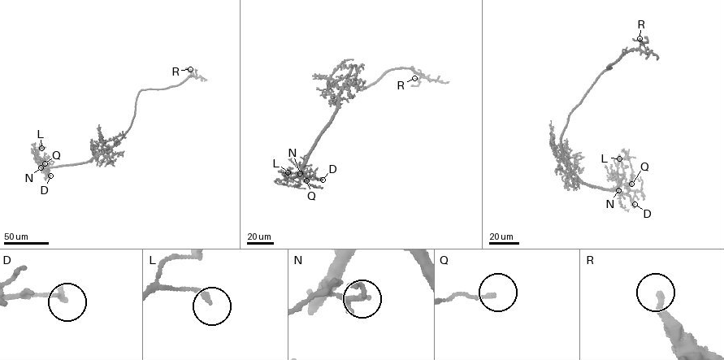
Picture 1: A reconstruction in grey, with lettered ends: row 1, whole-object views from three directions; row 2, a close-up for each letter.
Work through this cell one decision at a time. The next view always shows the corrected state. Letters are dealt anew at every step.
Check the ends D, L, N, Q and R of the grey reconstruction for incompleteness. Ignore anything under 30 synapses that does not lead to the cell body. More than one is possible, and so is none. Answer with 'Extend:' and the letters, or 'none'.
Extend: none

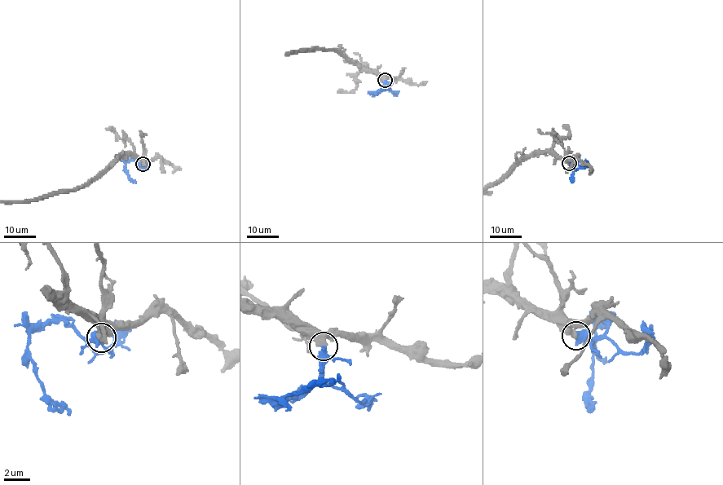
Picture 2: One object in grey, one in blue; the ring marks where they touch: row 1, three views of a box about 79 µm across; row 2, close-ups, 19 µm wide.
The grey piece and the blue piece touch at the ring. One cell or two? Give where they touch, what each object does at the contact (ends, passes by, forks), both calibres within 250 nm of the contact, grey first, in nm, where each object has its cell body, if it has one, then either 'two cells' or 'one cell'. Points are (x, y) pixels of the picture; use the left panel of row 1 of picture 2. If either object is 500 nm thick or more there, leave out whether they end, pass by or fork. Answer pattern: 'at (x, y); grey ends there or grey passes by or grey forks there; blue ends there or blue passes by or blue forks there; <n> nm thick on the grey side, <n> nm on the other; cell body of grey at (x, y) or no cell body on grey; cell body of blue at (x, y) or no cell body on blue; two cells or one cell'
at (143, 164); 550 nm thick on the grey side, 400 nm on the other; no cell body on grey; no cell body on blue; one cell

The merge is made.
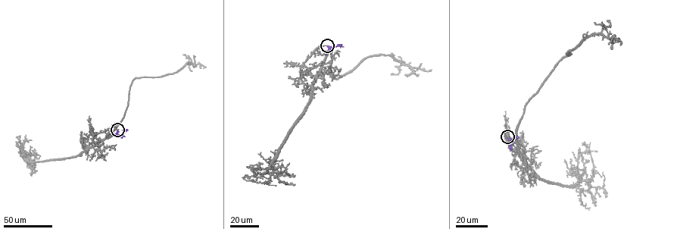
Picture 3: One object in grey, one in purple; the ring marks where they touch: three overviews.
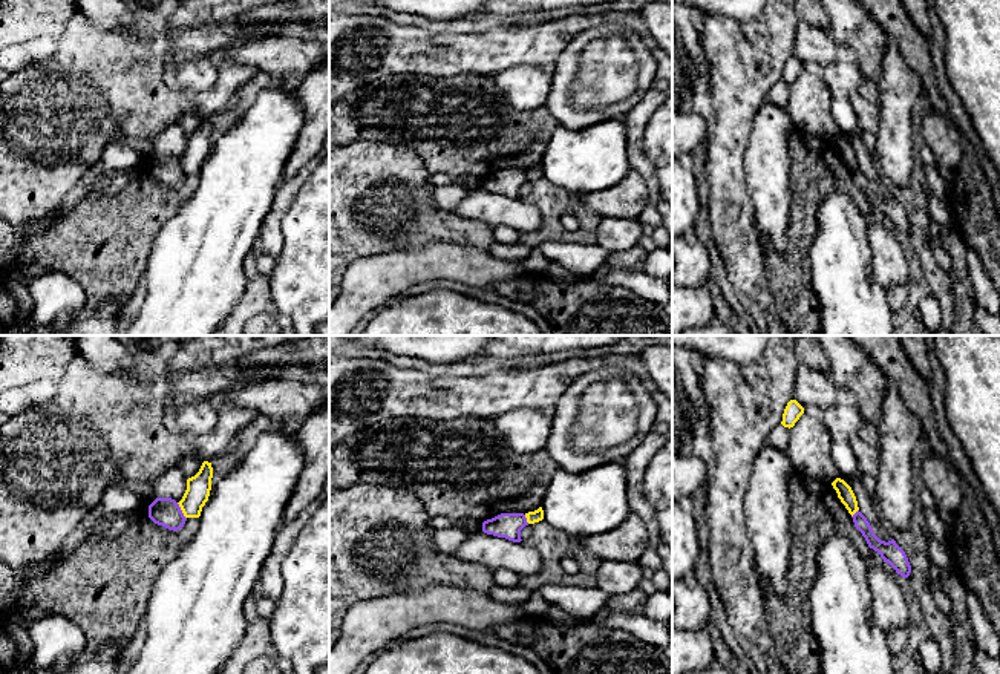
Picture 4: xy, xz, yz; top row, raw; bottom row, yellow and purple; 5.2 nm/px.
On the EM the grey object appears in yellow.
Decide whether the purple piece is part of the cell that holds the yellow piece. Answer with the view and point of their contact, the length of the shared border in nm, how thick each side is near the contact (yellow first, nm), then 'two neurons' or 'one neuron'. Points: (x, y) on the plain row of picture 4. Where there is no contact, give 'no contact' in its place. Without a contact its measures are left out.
contact xy (181, 166); length 100 nm; calibres 130 and 150 nm; two neurons

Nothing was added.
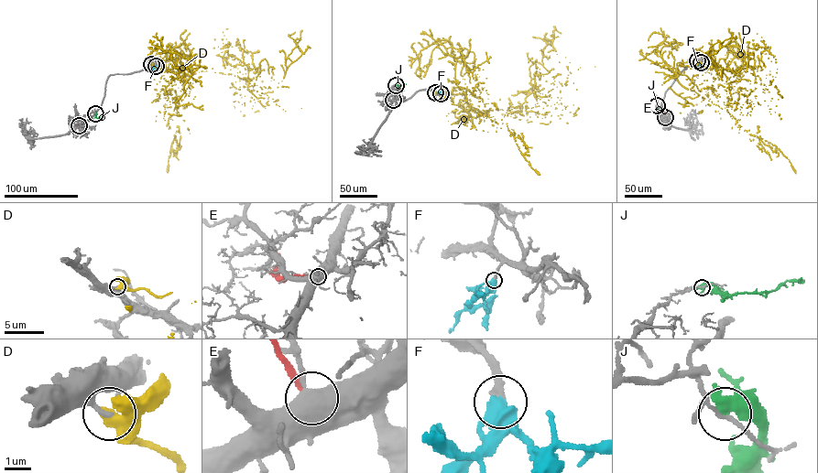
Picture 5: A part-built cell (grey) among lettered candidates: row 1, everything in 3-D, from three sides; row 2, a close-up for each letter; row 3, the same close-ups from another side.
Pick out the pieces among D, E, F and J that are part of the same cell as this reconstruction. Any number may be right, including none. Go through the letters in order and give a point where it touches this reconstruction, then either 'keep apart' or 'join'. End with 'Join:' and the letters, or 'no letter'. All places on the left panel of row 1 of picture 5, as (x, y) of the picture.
D: (151, 64) | keep apart
E: (79, 125) | keep apart
F: (156, 66) | join
J: (95, 113) | keep apart
Join: F

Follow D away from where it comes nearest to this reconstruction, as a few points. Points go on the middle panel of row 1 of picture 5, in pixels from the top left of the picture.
D: (435, 92), (466, 88), (472, 117), (526, 108), (529, 68), (554, 49), (553, 30), (550, 56)

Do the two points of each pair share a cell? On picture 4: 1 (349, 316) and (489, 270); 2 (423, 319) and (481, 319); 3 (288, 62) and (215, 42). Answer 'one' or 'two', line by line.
1: one
2: one
3: two

